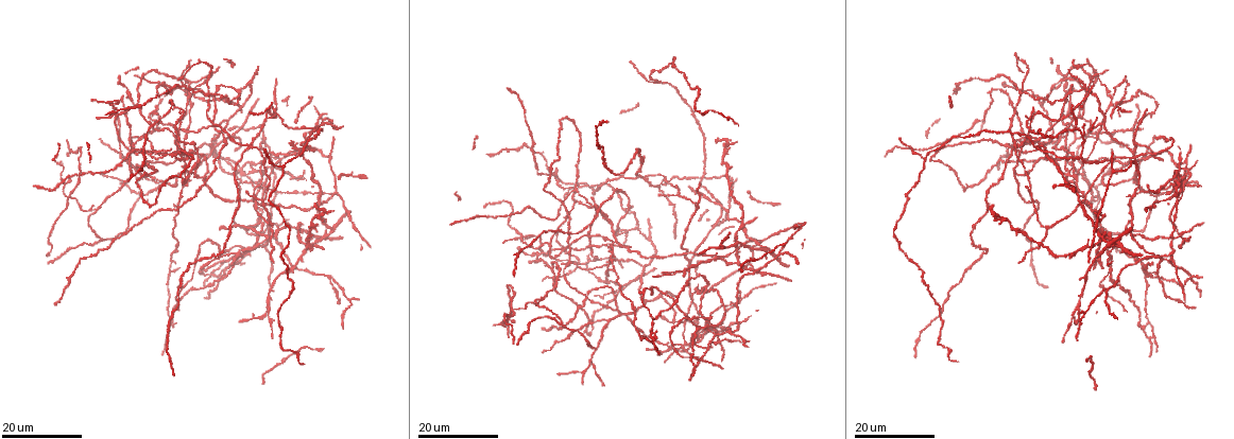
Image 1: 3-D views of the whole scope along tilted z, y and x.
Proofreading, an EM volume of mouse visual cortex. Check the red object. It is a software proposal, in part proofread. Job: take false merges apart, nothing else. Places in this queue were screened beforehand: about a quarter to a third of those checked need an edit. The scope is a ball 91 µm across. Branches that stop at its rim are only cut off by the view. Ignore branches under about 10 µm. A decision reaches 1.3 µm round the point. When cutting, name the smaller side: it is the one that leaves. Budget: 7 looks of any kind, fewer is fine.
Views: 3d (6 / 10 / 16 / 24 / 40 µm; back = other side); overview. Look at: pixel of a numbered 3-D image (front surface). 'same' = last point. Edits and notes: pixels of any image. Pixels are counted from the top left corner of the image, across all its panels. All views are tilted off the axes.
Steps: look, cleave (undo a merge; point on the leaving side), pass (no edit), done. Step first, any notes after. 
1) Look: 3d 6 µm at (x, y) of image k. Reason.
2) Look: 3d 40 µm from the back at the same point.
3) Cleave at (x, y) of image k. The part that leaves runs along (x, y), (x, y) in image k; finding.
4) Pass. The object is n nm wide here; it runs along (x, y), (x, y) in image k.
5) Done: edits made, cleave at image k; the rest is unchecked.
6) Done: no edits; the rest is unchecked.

Look: 3d 24 µm at (273, 228) of image 1. Arms run side by side.

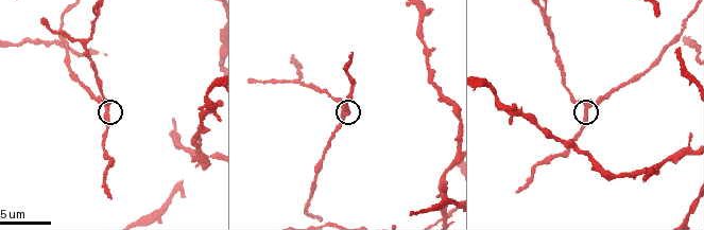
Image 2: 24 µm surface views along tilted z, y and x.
Look: 3d 10 µm at (587, 111) of image 2.

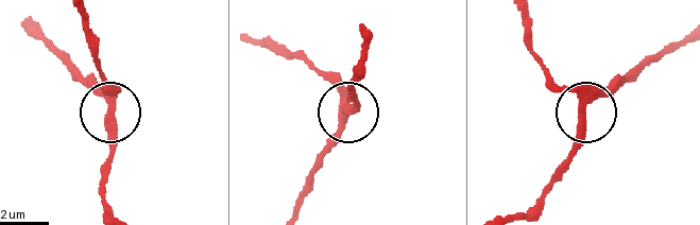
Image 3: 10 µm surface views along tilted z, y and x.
Look: 3d 6 µm at (109, 104) of image 3.

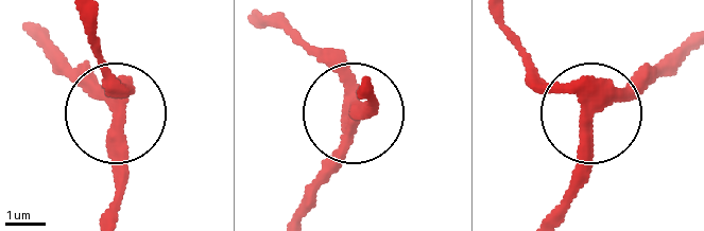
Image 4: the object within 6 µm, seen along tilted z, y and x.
Pass. 4 arms meet here; it runs along (498, 14), (539, 76), (587, 108), (594, 158), (567, 206) in image 4; one cell here.

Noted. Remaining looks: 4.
Look: 3d 16 µm at (96, 209) of image 1. Three arms meet.

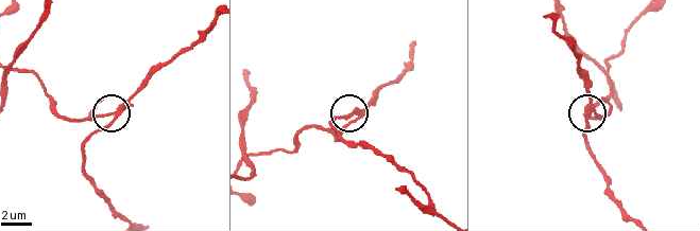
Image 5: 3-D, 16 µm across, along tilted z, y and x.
Look: 3d 10 µm at (595, 115) of image 5.

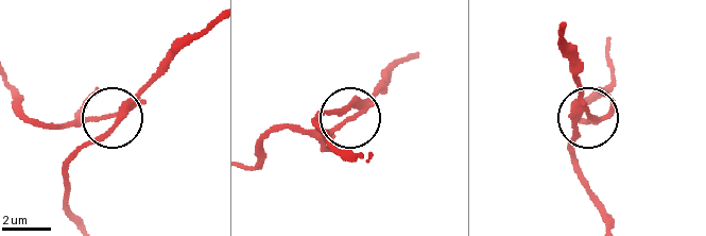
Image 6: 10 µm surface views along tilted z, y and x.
Cleave at (98, 120) of image 6. The side arm is 40 µm long; 3 arms meet here; a second cell is stuck on.

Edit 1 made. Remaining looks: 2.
Look: 3d 16 µm at (238, 251) of image 1. Small branch off a trunk.

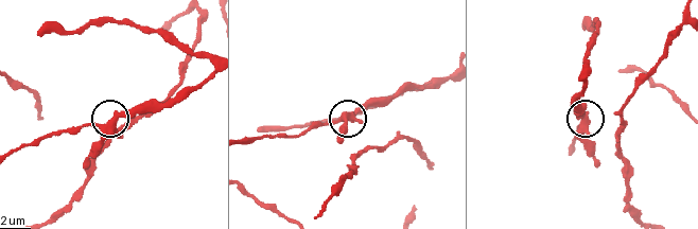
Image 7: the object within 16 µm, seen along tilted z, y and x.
Look: 3d 10 µm at (340, 120) of image 7. Closer look.

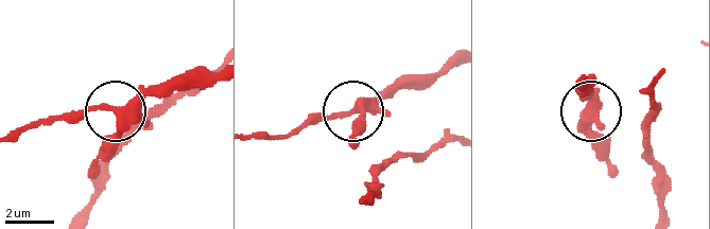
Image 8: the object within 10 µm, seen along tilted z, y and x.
Pass. 4 arms meet here; one cell here.

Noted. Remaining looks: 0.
Done: edits made, cleave at image 6; the rest is unchecked.

